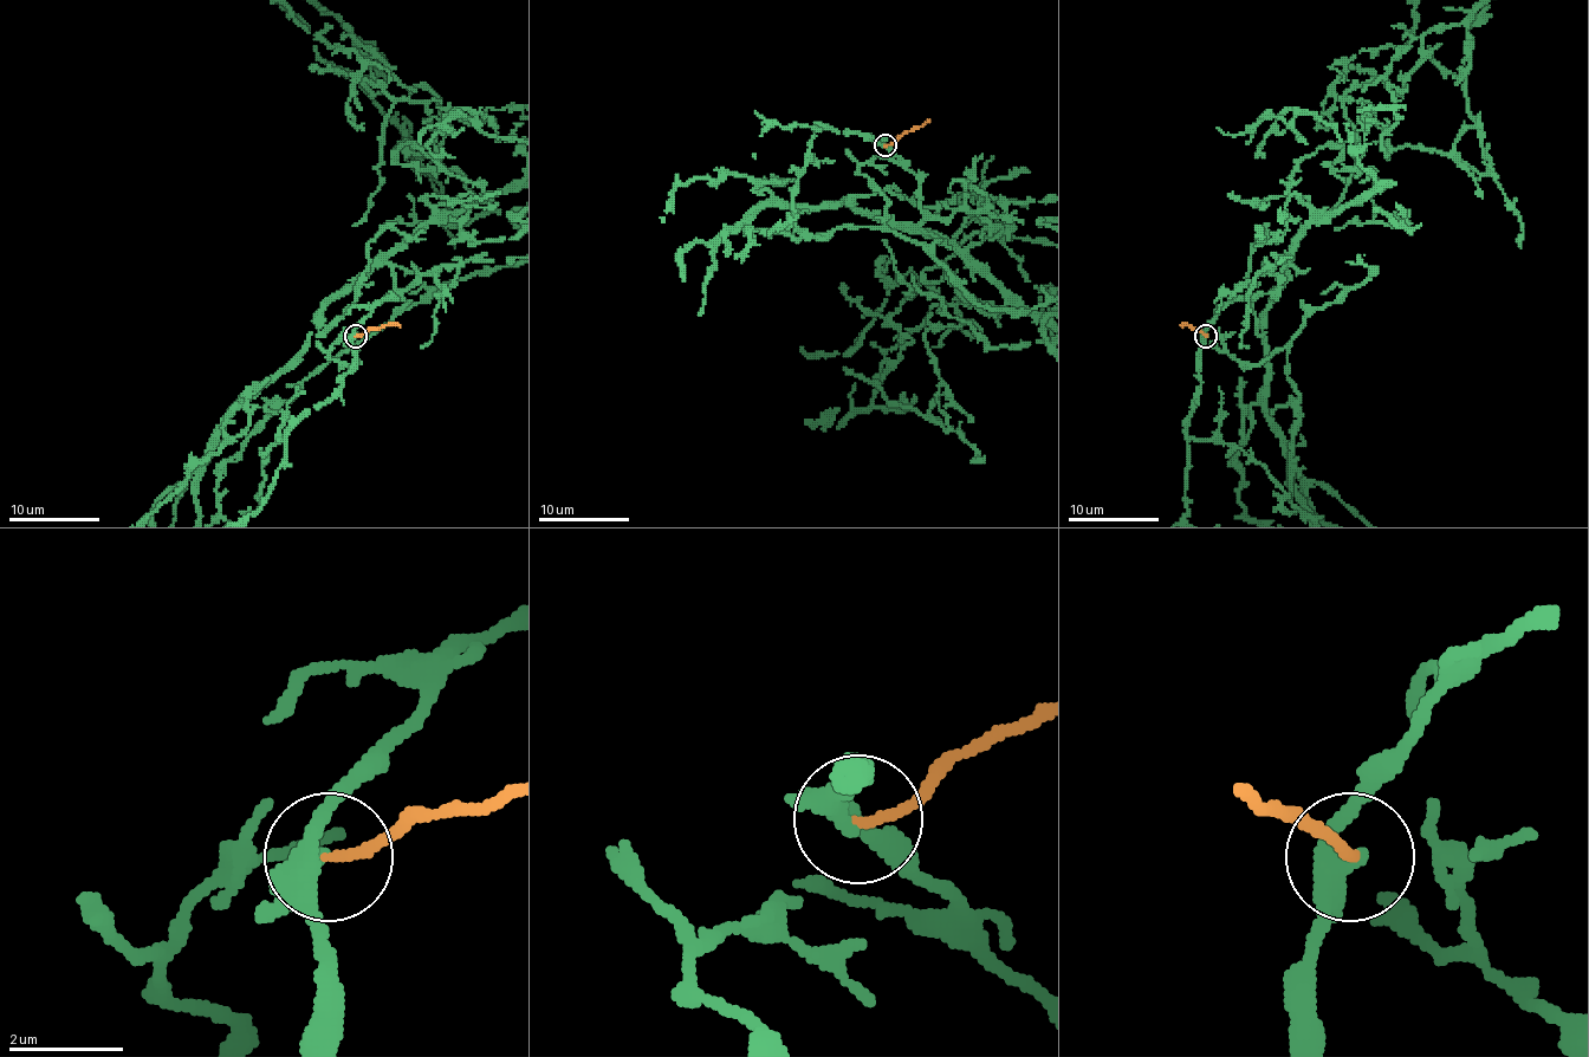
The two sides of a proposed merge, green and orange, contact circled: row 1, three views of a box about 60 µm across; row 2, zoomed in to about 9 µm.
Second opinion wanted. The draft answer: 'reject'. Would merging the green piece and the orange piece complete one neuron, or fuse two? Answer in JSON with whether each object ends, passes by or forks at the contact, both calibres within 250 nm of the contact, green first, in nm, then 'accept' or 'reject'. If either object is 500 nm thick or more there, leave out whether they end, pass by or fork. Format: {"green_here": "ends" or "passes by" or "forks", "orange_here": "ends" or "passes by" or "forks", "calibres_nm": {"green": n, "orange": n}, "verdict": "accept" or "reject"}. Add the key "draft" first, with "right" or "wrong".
{"draft": "right", "green_here": "forks", "orange_here": "ends", "calibres_nm": {"green": 280, "orange": 160}, "verdict": "reject"}

